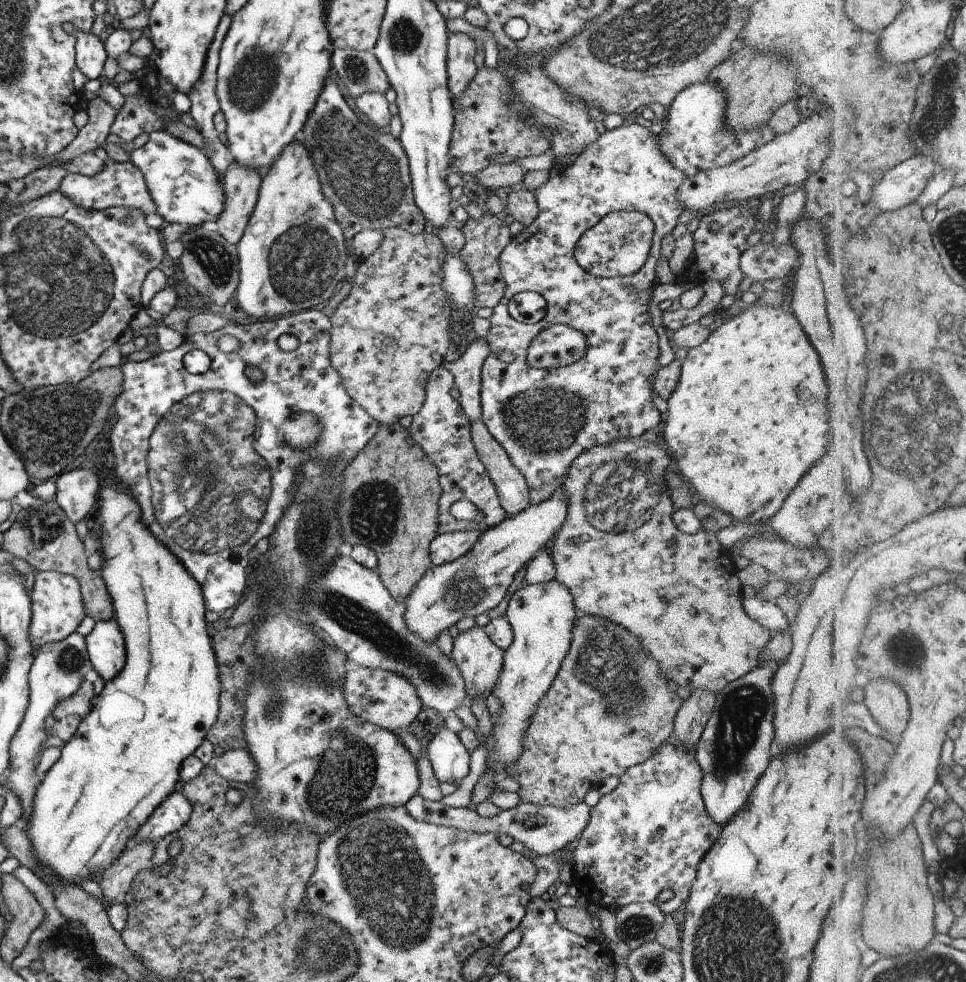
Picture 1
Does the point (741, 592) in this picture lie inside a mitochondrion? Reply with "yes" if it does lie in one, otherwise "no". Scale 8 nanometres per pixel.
no

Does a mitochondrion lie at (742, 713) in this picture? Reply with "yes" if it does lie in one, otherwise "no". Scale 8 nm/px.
yes

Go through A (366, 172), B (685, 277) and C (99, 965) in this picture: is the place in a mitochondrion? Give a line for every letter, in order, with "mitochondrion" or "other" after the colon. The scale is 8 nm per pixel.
A: mitochondrion
B: other
C: other

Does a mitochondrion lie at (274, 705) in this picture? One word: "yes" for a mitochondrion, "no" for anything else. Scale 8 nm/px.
yes

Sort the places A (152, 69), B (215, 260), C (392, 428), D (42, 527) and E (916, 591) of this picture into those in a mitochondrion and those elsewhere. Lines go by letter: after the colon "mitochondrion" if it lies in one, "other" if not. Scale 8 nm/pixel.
A: other
B: mitochondrion
C: other
D: mitochondrion
E: other

